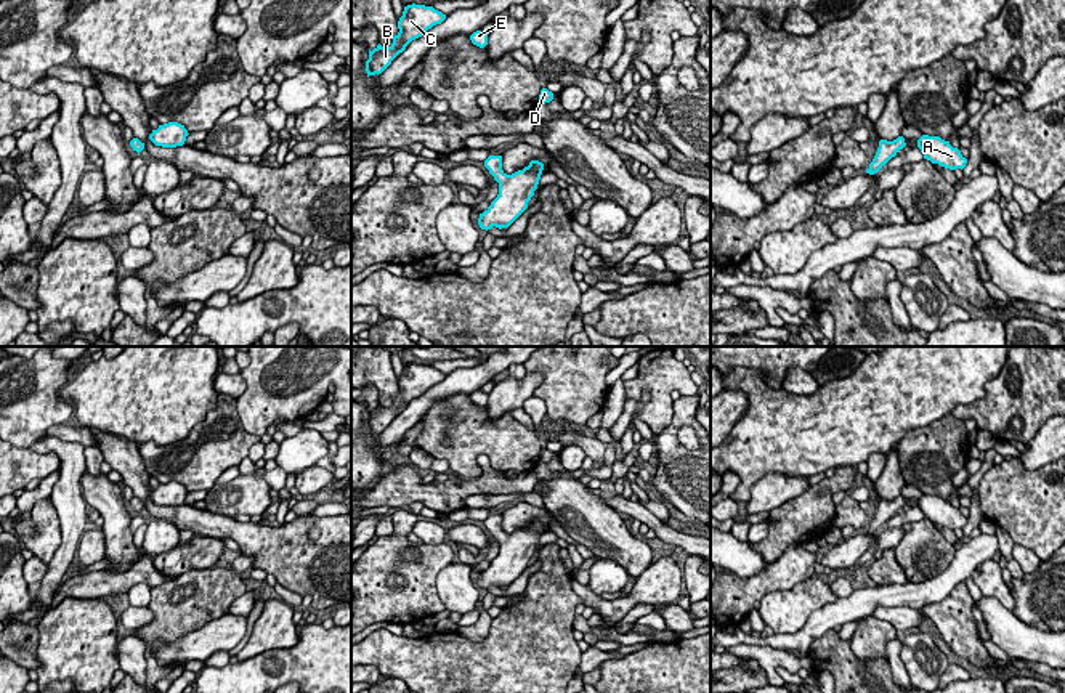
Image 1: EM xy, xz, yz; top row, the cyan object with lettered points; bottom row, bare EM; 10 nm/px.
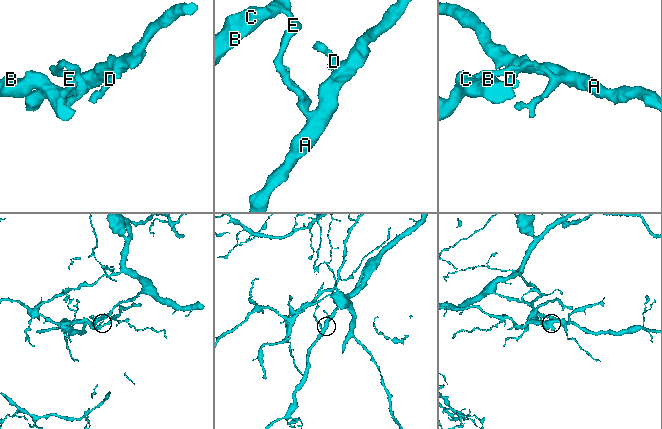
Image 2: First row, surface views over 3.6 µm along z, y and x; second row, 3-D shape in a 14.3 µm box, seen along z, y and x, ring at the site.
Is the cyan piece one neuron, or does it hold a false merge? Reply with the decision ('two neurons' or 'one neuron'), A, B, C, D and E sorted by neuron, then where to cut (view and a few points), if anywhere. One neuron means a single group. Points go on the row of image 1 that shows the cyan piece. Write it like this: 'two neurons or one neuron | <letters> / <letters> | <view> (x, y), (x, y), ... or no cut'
two neurons | A D / B C E | xz (502, 172), (493, 175)

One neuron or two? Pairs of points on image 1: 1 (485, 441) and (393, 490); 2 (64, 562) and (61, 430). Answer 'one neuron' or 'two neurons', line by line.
1: two neurons
2: two neurons

